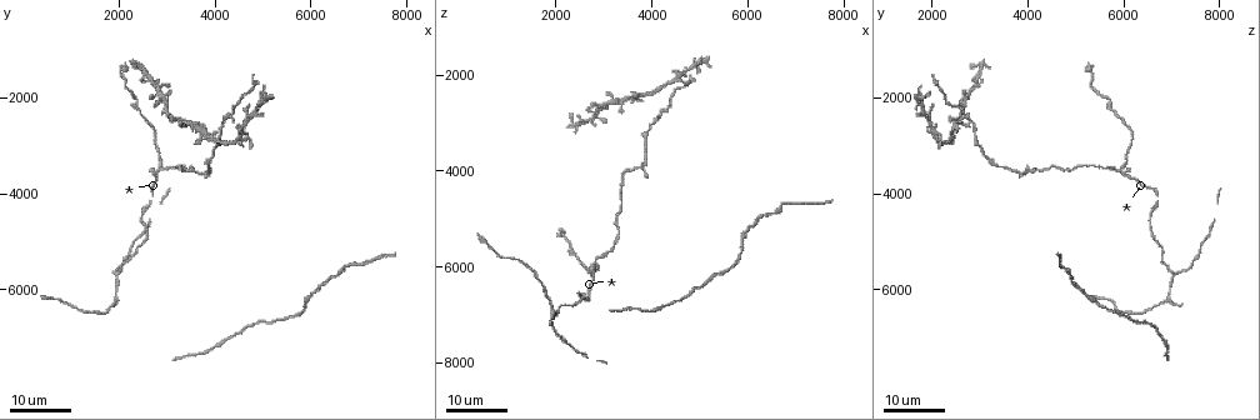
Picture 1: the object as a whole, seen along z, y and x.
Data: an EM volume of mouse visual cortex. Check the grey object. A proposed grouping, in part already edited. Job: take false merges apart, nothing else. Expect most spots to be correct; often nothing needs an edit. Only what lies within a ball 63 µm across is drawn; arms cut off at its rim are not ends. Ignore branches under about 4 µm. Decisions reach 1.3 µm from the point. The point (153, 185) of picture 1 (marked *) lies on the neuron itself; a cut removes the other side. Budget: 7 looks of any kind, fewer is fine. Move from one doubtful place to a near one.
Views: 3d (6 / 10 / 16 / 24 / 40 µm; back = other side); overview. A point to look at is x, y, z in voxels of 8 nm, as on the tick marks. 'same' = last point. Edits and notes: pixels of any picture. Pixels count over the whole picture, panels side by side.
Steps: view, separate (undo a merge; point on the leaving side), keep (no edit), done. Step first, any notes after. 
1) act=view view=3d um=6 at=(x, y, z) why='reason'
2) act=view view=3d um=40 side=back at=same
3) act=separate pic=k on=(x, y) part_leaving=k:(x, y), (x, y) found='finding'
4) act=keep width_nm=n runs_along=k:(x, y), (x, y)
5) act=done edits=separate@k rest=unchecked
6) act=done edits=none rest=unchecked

act=view view=3d um=24 at=(2800, 3450, 5900)

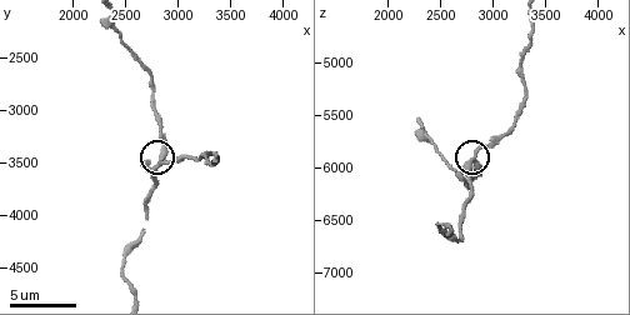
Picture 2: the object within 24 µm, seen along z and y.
act=view view=3d um=10 at=(2820, 3520, 5920) why='closer look'

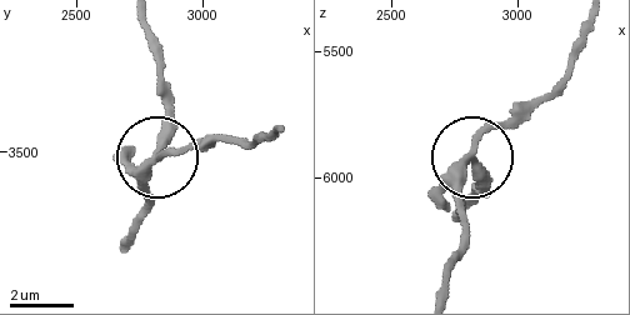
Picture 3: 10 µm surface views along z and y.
act=keep width_nm=250 runs_along=3:(130, 231), (160, 145), (168, 83) found='continuous, no second neuron'

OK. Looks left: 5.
act=view view=3d um=24 at=(4300, 2400, 2750) why='three-way junction'

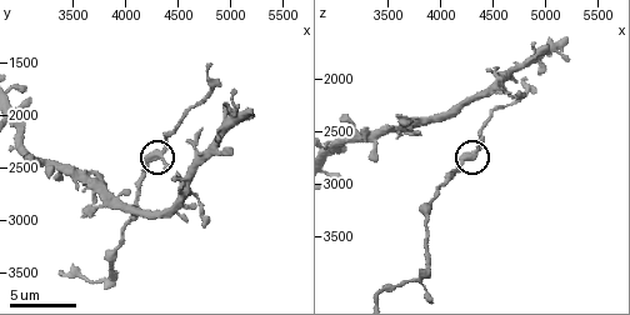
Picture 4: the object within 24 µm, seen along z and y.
act=view view=3d um=6 at=(4340, 2360, 2700)

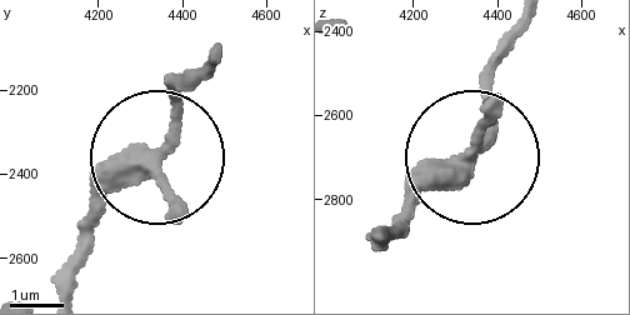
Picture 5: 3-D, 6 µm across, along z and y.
act=view view=3d um=6 side=back at=(4340, 2355, 2695)

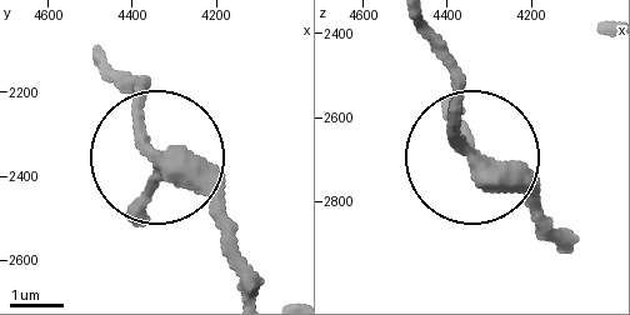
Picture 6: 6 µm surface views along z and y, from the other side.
act=keep runs_along=6:(240, 290), (231, 236), (150, 143), (146, 80) found='all the same neuron'

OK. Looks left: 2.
act=view view=3d um=10 at=(3700, 3580, 3940) why='three arms meet'

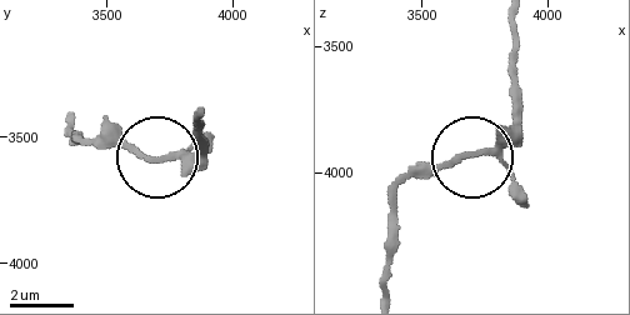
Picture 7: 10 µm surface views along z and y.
act=view view=3d um=10 side=back at=(3690, 3590, 3920) why='other side'

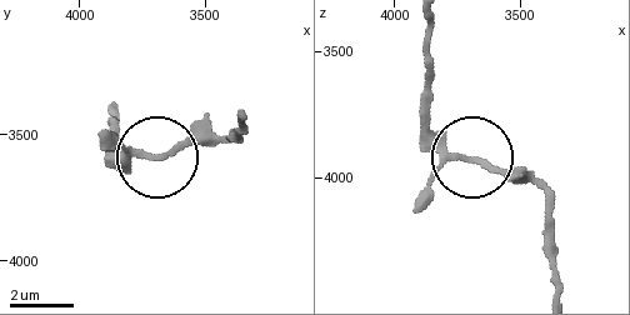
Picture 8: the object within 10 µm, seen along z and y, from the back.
act=keep width_nm=170 found='continuous, no second neuron'

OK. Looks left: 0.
act=done edits=none rest=unchecked

